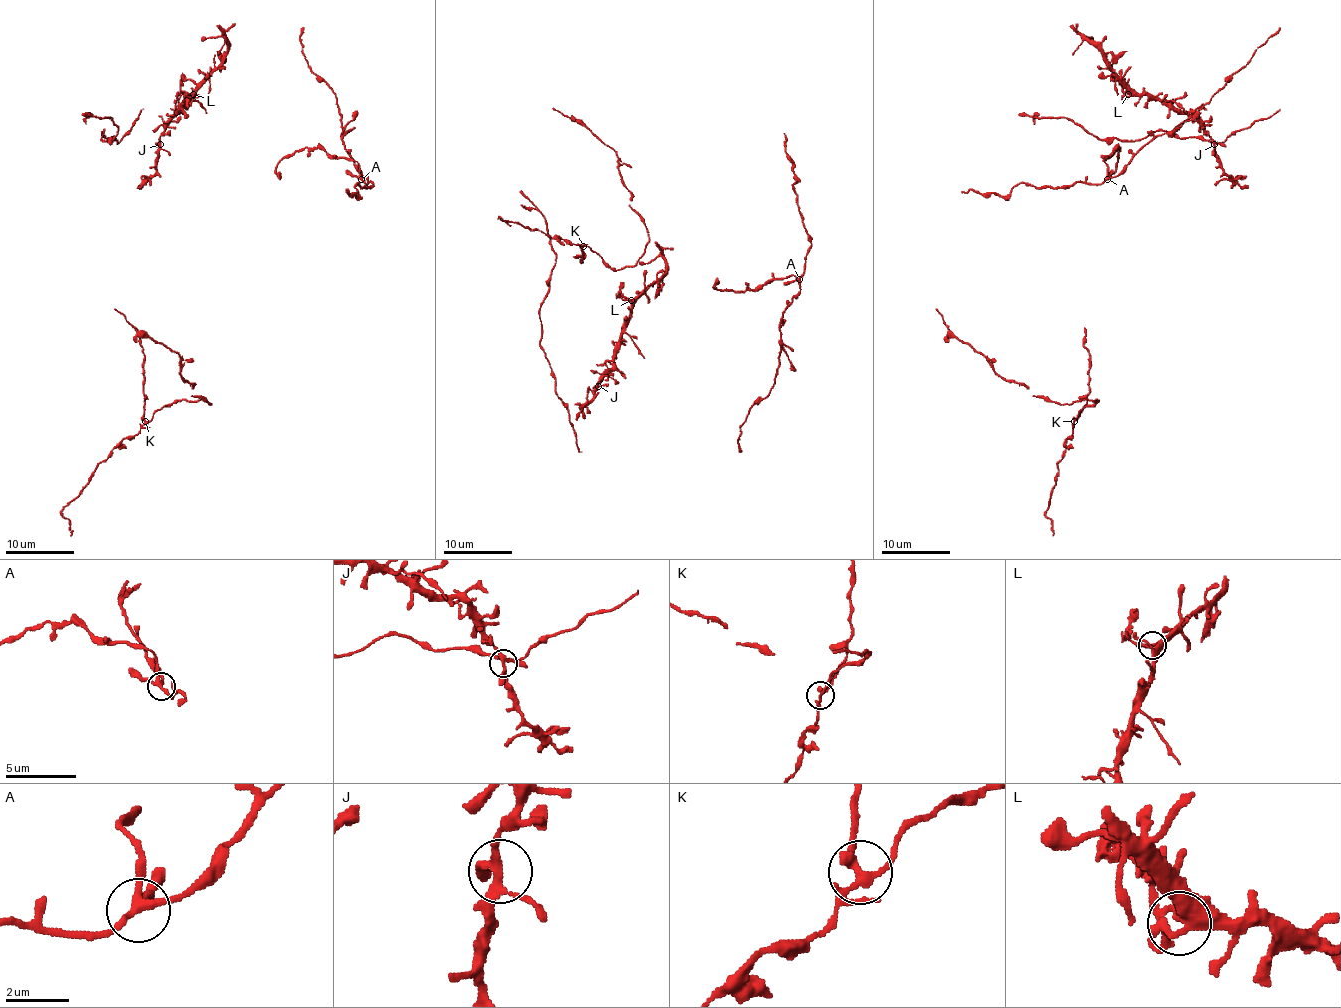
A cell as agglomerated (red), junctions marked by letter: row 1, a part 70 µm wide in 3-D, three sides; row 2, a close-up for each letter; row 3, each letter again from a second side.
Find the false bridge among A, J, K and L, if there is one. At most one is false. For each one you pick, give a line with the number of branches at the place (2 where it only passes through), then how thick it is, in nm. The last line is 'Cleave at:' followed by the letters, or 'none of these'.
K: Branches: 4. Thickness 240 nm
Cleave at: K

